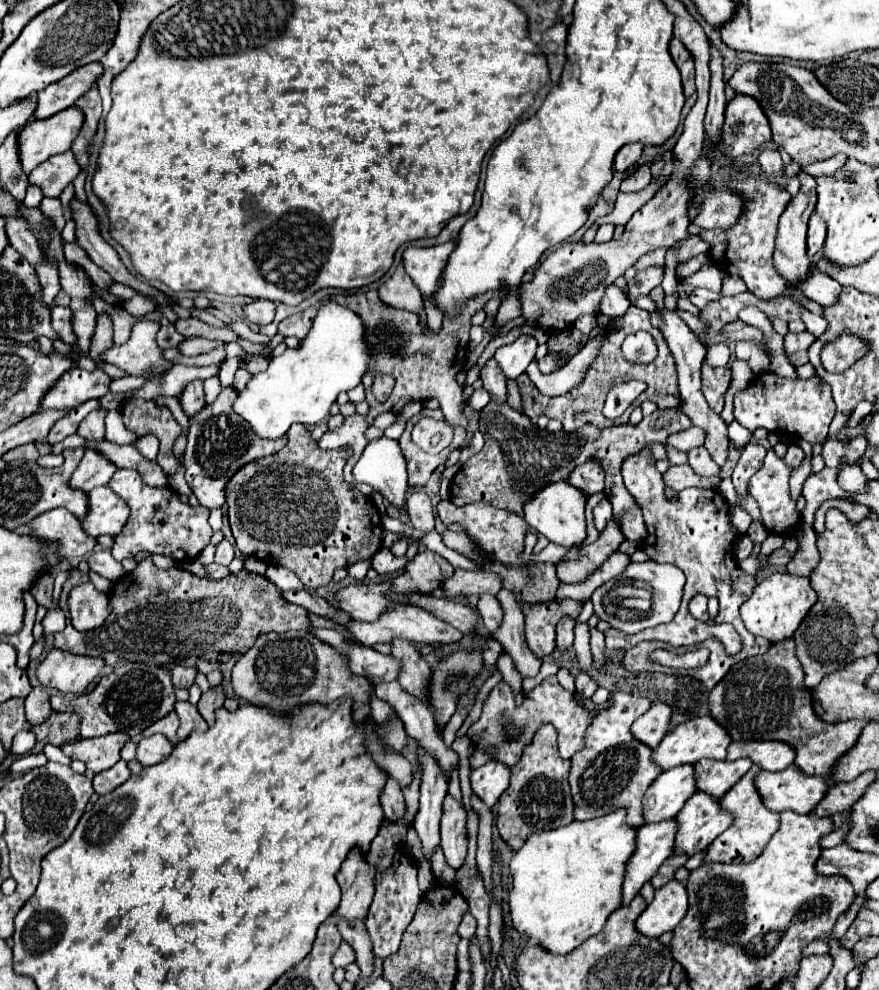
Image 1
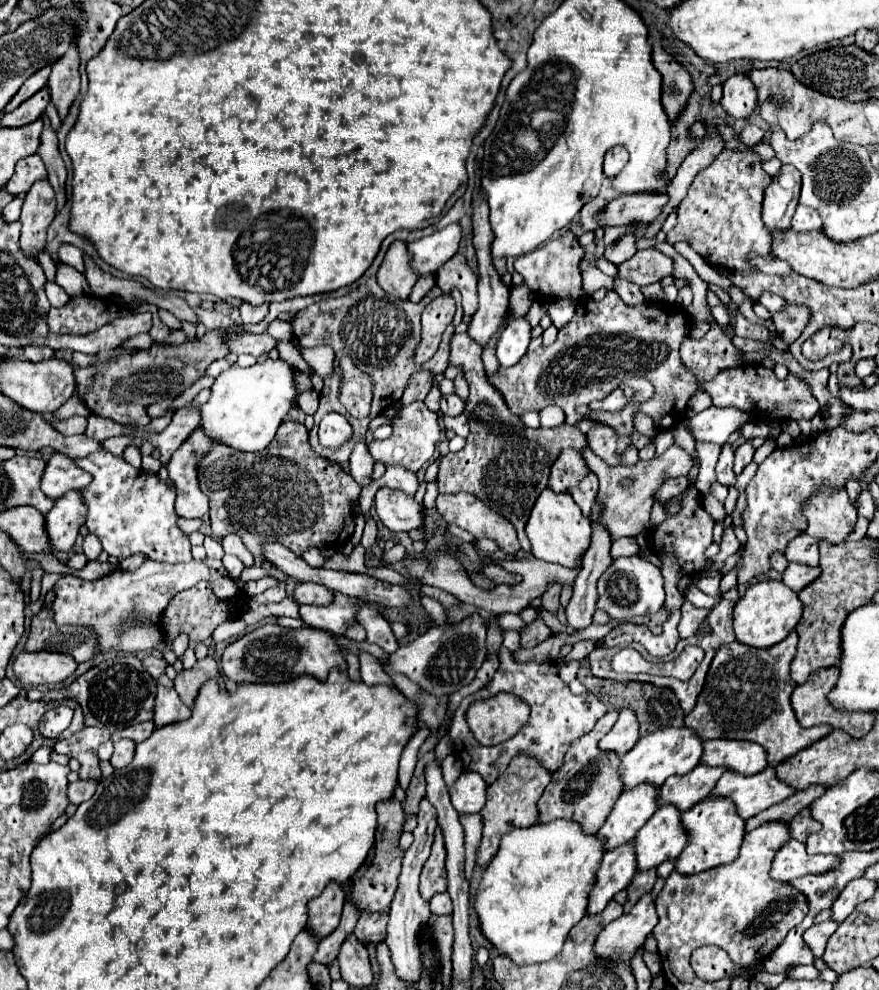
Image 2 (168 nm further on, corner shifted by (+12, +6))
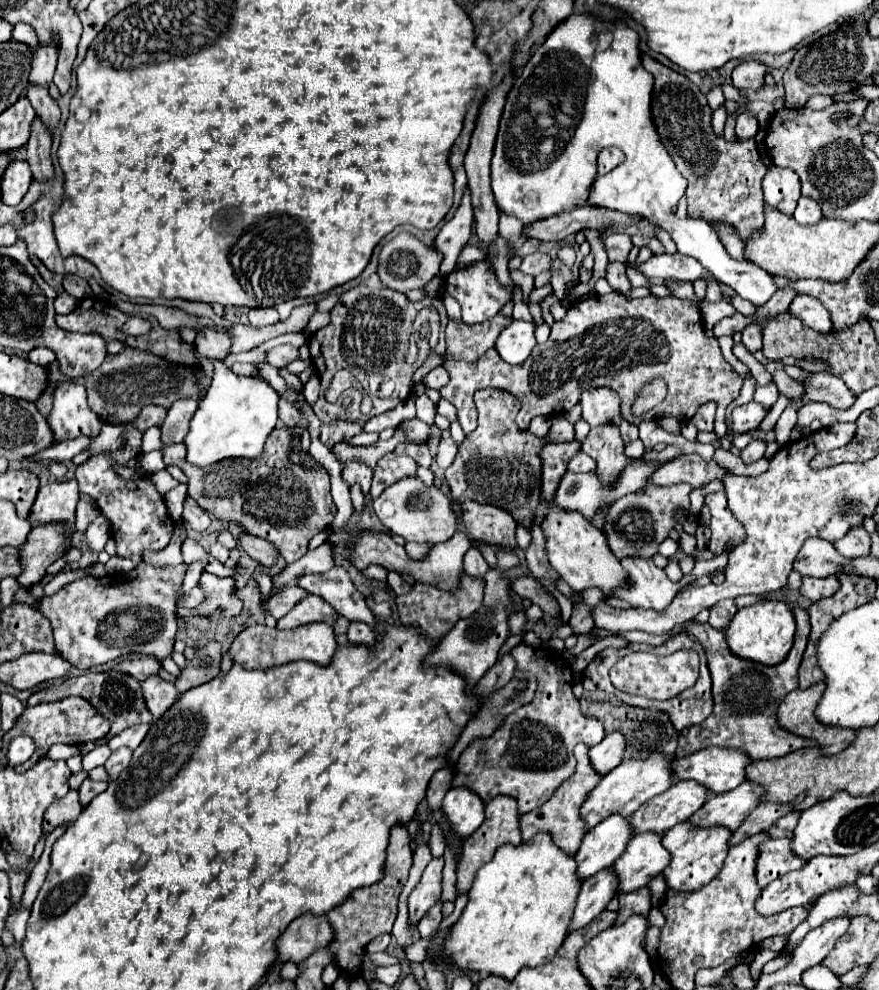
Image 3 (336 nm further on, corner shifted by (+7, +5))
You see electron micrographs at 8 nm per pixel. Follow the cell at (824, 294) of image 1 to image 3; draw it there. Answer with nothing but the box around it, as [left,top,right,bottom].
[716,225,746,259]

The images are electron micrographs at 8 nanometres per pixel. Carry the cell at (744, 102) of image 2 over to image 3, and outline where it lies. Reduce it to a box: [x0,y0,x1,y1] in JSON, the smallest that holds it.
[732,61,764,91]

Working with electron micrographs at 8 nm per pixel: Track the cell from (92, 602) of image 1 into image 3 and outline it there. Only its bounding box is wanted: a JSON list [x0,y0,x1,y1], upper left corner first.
[38,565,188,669]

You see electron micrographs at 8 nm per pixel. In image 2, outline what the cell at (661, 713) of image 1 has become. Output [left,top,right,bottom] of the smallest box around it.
[599,710,639,756]

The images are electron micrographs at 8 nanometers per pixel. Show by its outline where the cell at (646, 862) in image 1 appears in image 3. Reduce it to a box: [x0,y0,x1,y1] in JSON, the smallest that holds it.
[570,867,618,931]

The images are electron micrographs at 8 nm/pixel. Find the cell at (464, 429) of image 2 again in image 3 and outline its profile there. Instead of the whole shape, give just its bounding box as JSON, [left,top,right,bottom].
[440,291,742,435]

